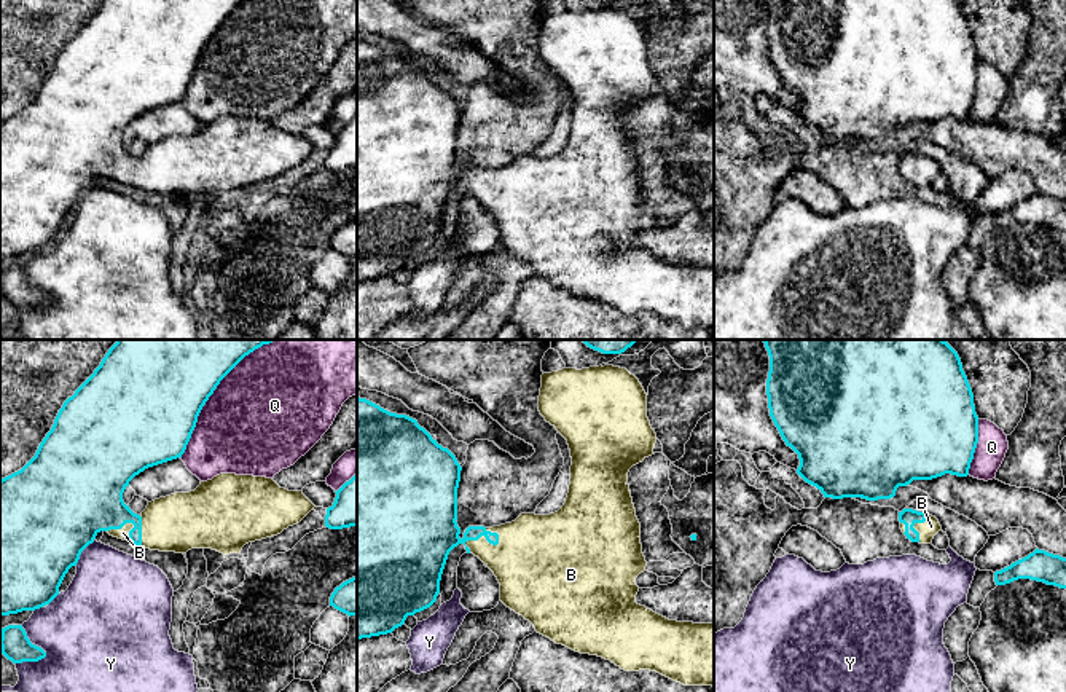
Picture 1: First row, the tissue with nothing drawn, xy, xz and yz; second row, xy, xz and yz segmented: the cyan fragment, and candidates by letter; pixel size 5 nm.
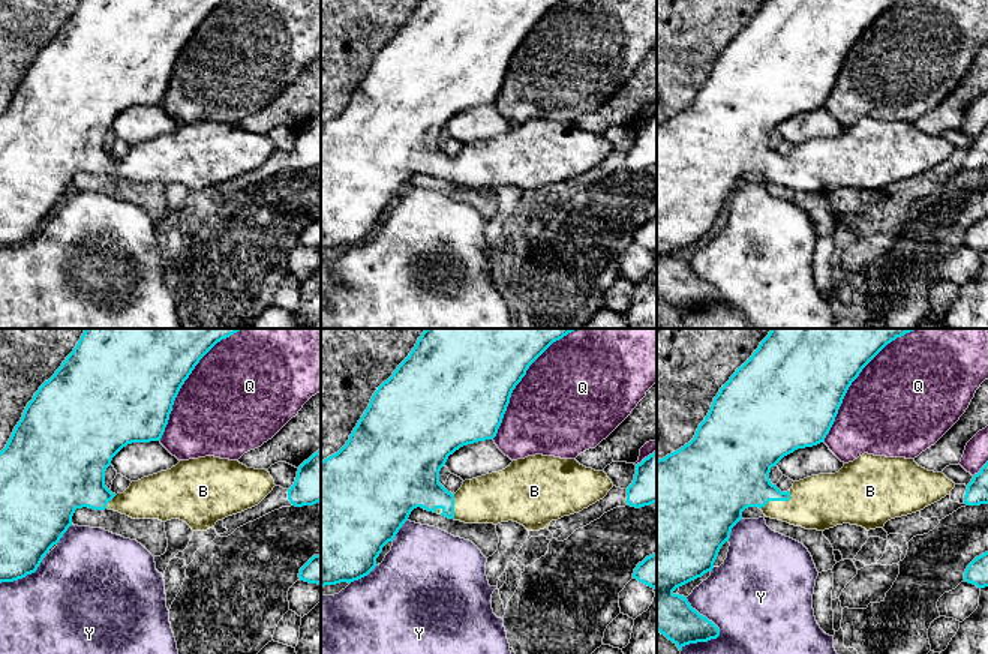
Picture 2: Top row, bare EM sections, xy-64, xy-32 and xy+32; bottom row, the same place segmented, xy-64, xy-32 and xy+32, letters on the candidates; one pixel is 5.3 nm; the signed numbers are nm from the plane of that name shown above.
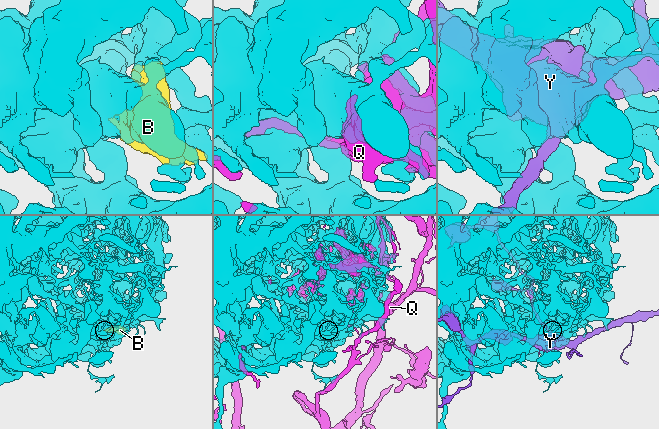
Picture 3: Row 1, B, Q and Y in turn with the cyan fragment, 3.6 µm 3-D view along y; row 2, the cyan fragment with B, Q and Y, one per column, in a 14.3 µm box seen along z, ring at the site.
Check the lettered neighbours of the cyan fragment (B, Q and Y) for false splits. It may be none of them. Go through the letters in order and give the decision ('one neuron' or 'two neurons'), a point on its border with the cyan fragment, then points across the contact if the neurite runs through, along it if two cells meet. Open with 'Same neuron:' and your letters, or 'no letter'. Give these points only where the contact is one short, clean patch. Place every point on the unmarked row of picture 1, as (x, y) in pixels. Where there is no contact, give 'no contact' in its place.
Same neuron: B
B: one neuron; contact xz (485, 179)
Q: two neurons; contact xy (201, 51)
Y: two neurons; contact xy (34, 287)

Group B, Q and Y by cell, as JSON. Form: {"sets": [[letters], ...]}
{"sets": [["B"], ["Q"], ["Y"]]}

